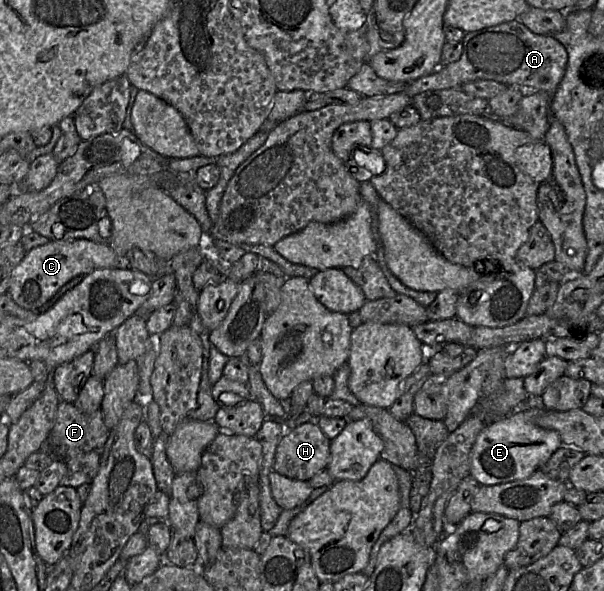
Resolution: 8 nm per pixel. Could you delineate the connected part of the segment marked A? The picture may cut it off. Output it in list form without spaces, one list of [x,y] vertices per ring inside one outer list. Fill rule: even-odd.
[[[518,19],[466,33],[462,43],[463,52],[457,61],[409,82],[405,94],[413,98],[424,91],[461,88],[468,82],[492,80],[520,86],[525,91],[544,91],[552,99],[568,64],[567,51],[557,39],[531,32]]]

